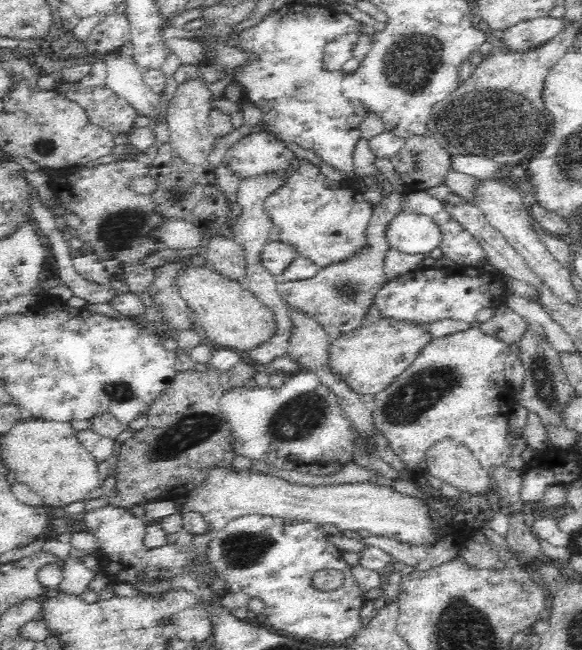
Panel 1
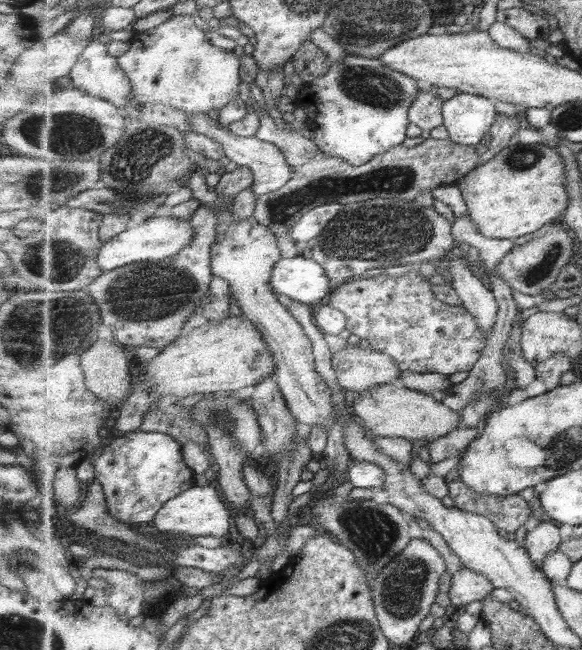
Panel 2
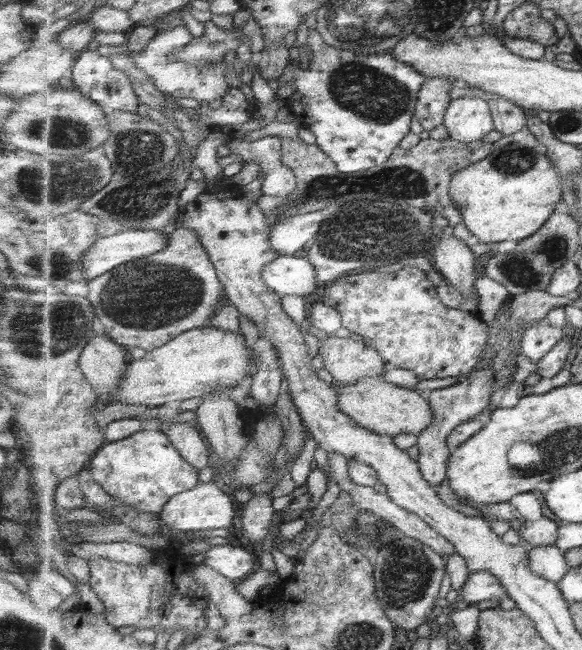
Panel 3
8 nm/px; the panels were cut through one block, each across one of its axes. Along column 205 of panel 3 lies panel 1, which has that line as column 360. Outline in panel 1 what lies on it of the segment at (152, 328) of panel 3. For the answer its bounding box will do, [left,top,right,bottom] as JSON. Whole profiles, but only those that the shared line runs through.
[277,190,406,341]

